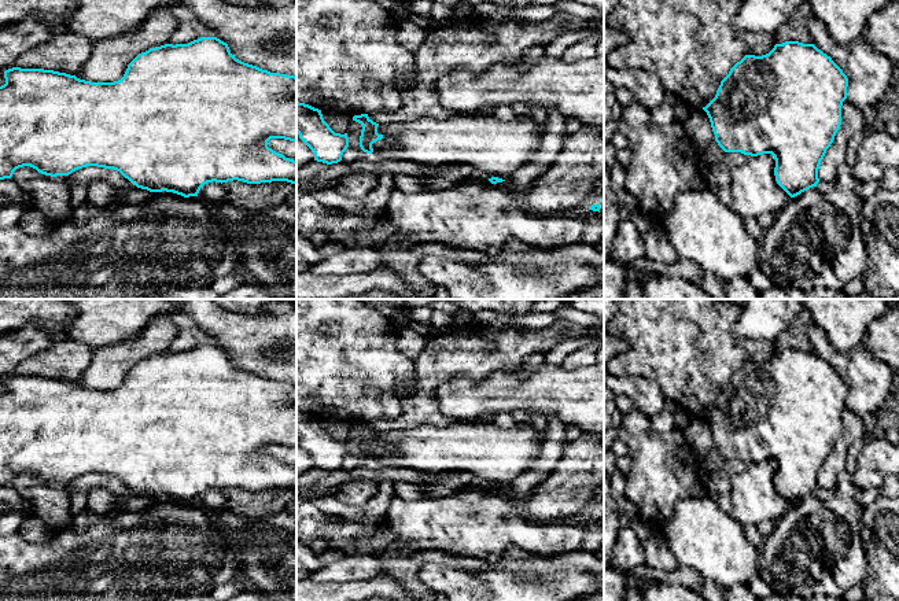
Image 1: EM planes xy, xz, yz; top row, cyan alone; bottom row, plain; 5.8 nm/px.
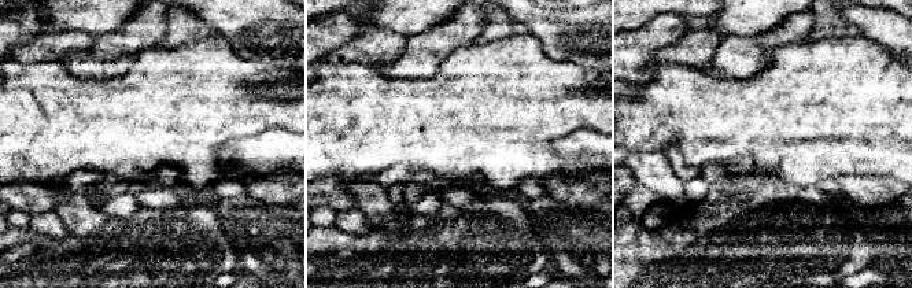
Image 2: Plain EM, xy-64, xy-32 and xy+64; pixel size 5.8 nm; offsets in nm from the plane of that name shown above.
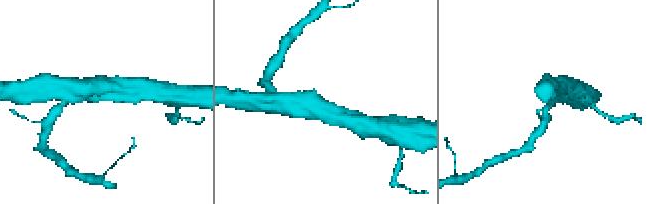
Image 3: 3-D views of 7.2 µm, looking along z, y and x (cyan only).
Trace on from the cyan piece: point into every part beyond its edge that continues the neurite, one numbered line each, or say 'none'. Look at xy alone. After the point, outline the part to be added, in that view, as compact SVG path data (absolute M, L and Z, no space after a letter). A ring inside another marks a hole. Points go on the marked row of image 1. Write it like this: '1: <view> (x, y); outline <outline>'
none

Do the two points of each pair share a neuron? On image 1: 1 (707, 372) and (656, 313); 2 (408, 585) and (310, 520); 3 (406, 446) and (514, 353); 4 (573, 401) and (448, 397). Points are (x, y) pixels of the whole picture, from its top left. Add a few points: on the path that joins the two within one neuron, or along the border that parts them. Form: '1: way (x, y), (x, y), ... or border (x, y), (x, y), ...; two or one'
1: way (696, 357), (671, 328); one
2: border (390, 527), (393, 539), (375, 556); two
3: border (457, 421), (449, 426), (420, 424), (400, 430); two
4: way (541, 397), (479, 397); one

